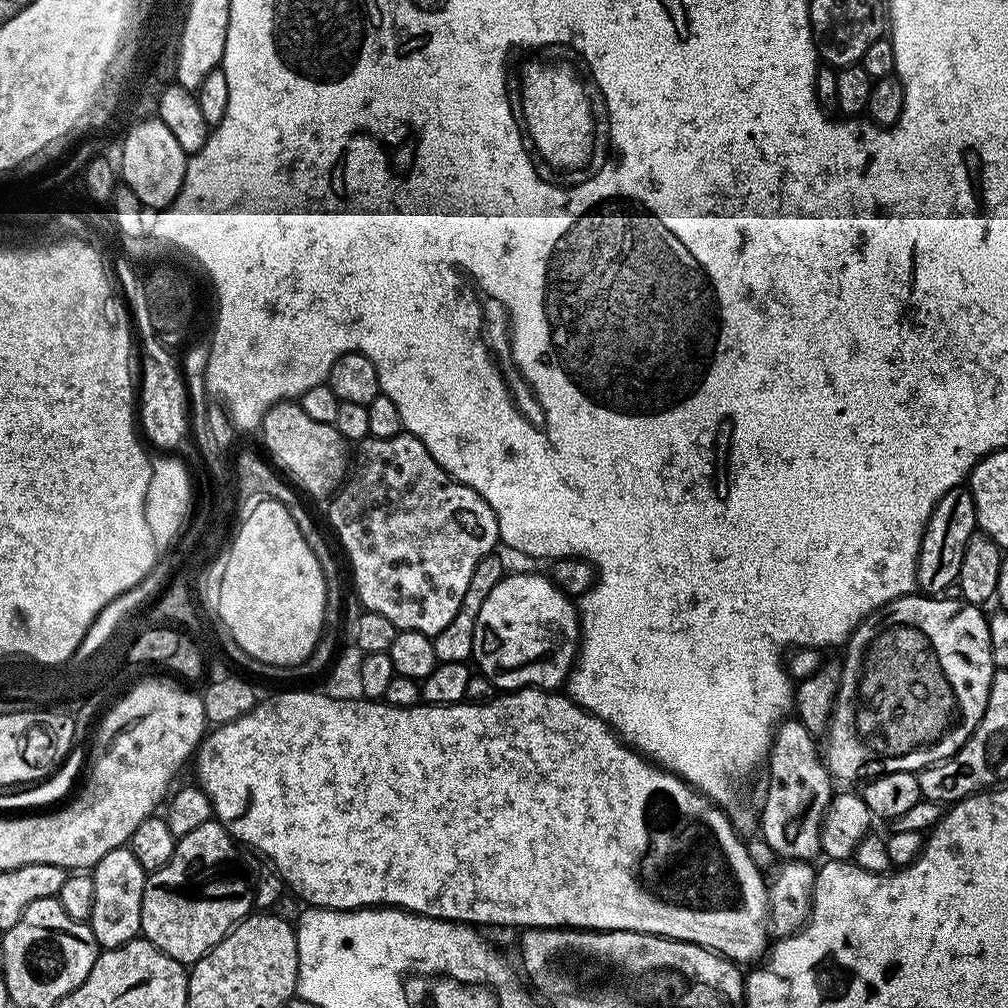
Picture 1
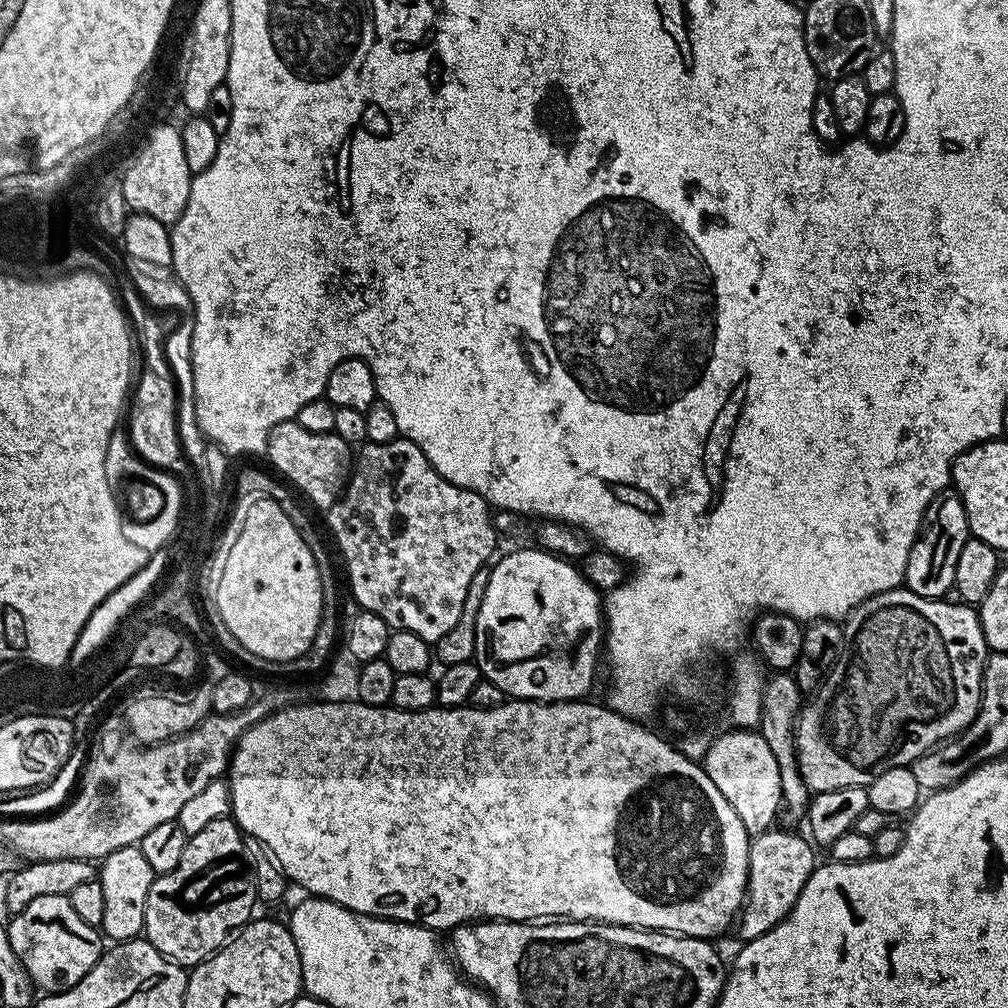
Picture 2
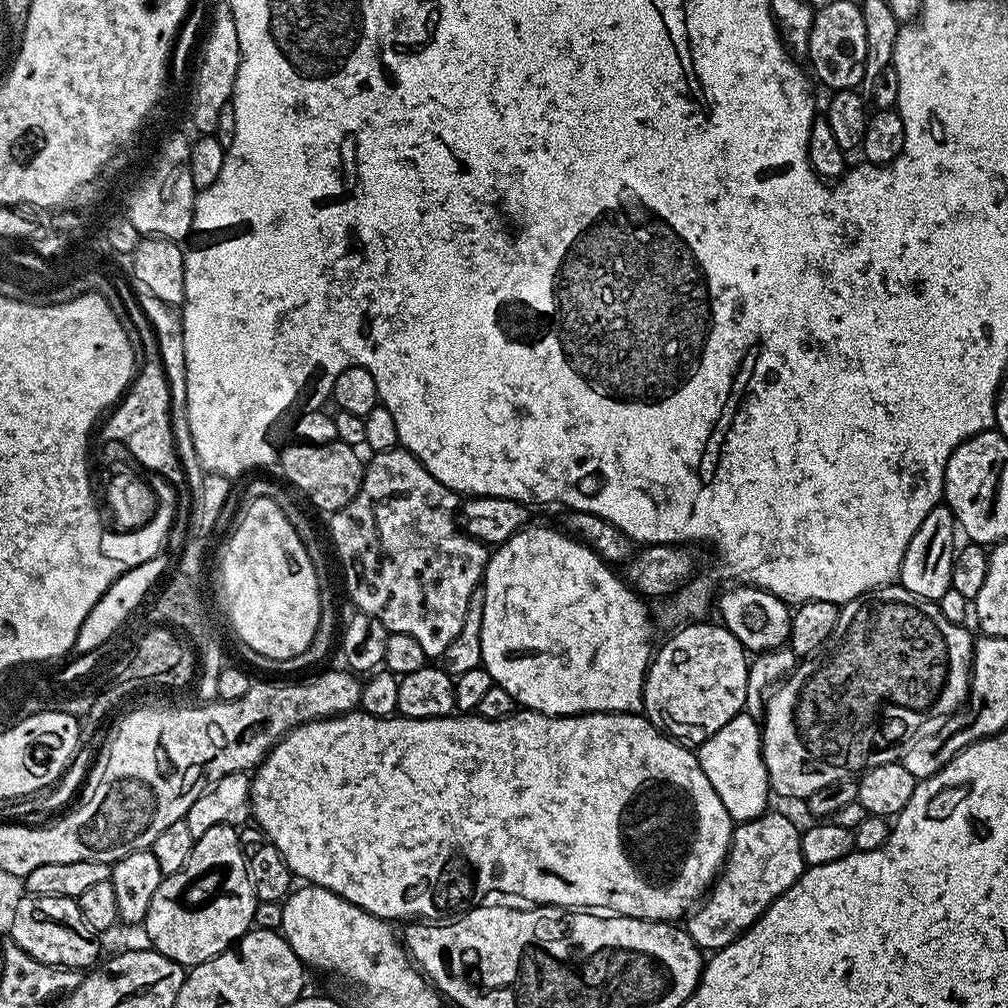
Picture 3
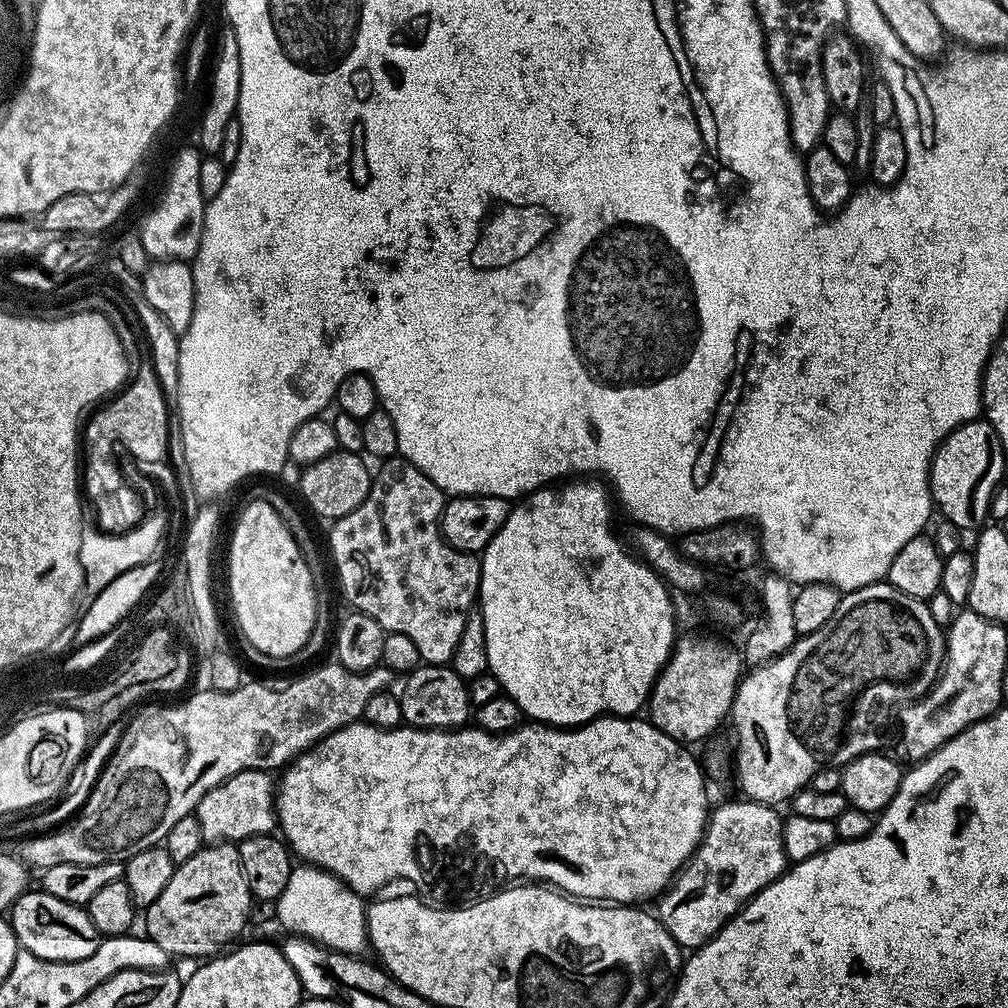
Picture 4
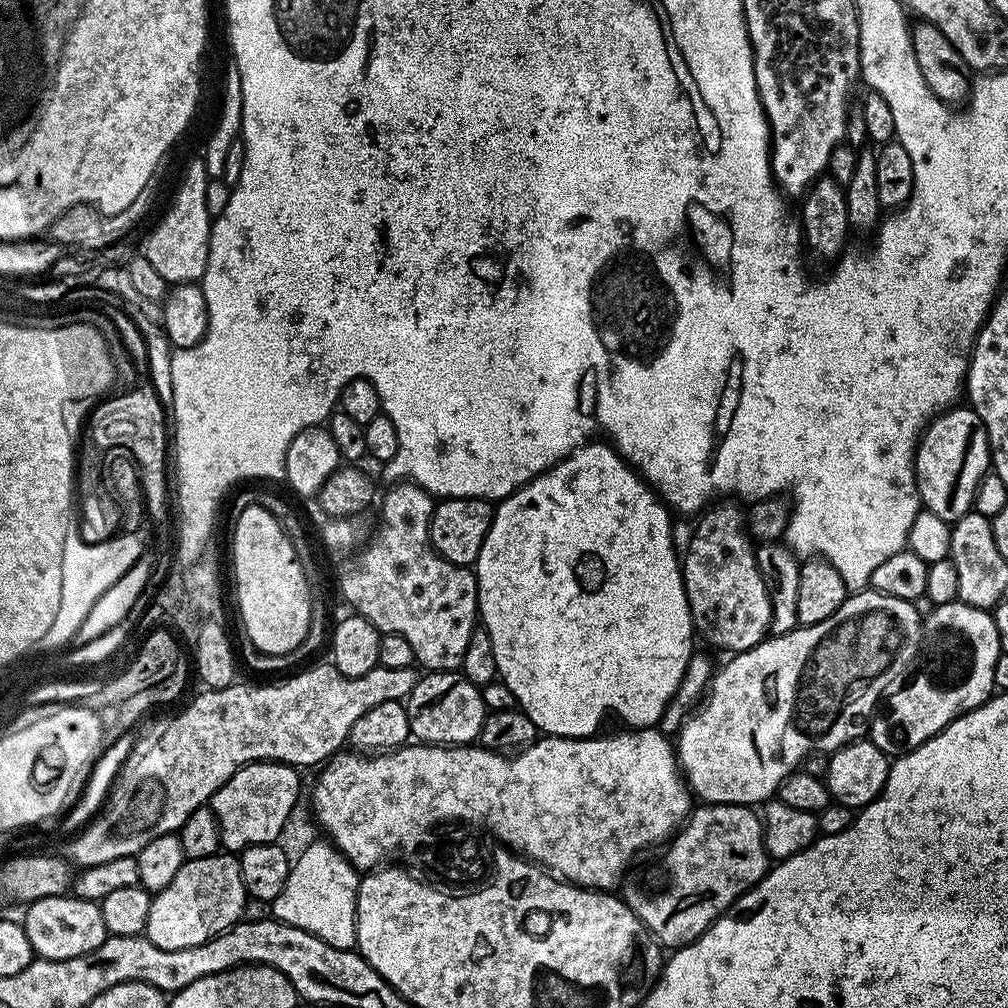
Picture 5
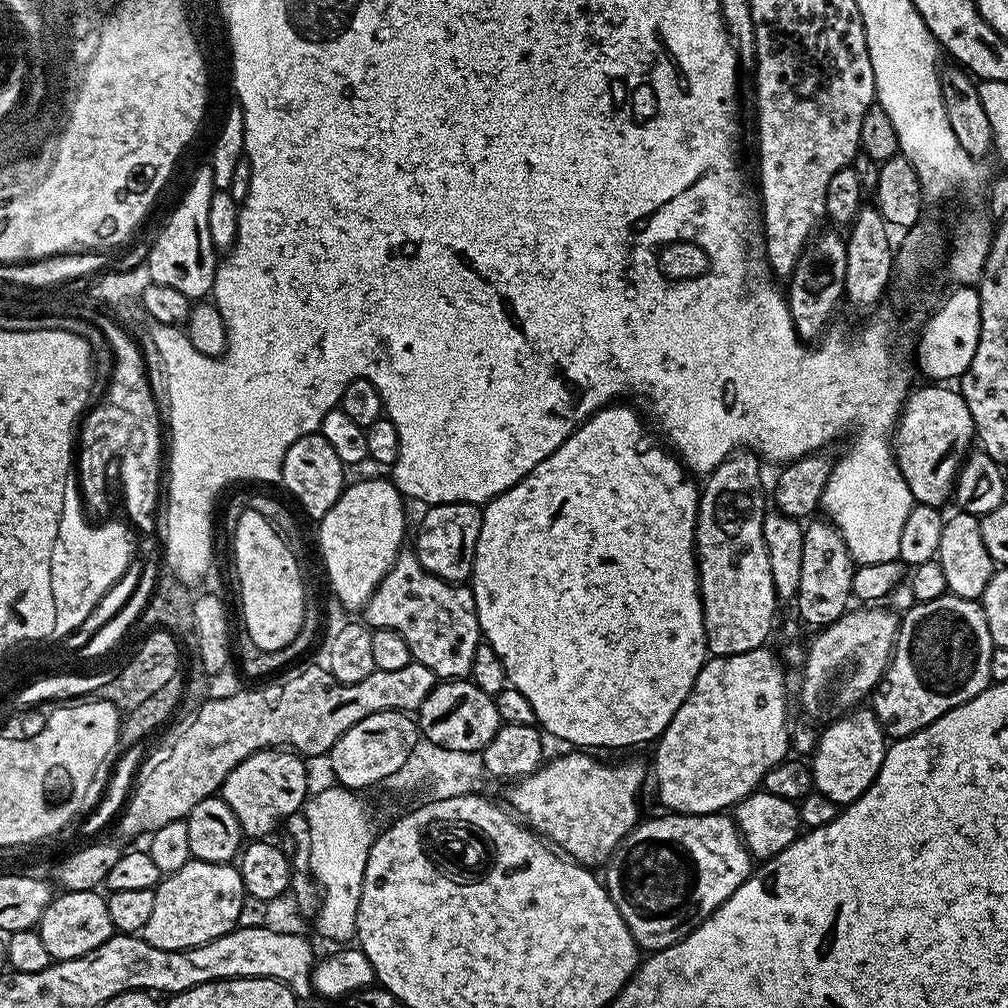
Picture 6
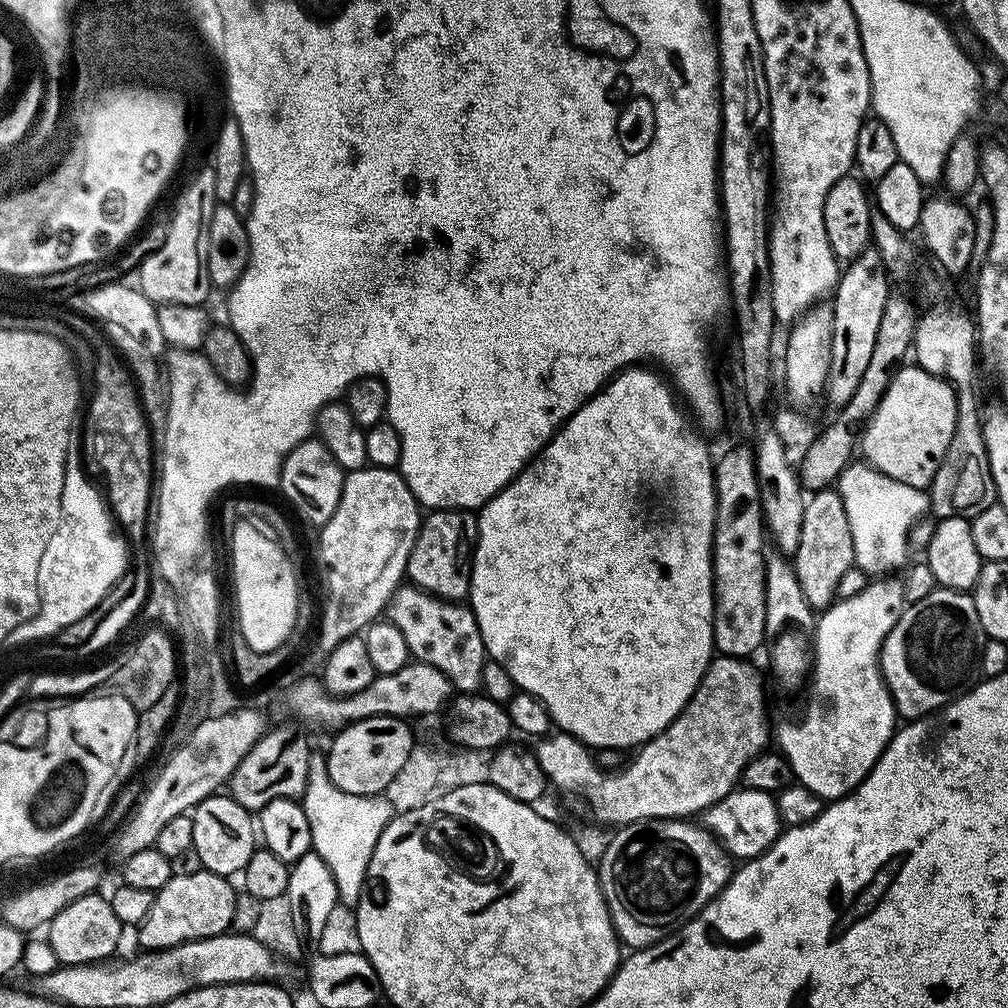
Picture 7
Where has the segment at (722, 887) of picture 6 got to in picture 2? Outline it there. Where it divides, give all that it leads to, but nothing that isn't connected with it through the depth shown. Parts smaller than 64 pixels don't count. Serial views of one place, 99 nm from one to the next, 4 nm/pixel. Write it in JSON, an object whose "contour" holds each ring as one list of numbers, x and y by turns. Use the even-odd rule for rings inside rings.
{"contour":[[779,826,761,836,751,837,748,846,748,889,744,891,744,902,740,905,738,919,734,924,734,932,741,936,741,941,747,942,774,930,774,926,778,926,778,922,782,922,790,914,794,902,798,902,802,886,806,886,810,874,818,866,817,849,804,836,803,838,796,832,783,832]]}

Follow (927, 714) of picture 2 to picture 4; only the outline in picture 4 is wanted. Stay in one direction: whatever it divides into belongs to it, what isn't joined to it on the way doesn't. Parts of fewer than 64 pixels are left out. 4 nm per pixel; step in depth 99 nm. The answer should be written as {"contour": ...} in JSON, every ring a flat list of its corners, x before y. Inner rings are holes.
{"contour":[[887,582,878,584,867,584,864,588,859,588,853,592,846,592,841,595,838,610,834,610,834,618,822,626,822,630,812,632,808,636,800,636,790,646,788,652,783,652,778,659,772,660,768,664,763,664,761,668,751,669,741,679,737,686,736,696,730,713,730,723,736,731,736,758,734,754,734,772,740,779,740,788,745,797,749,800,757,800,760,804,771,804,780,806,780,803,791,801,793,796,797,796,801,790,811,785,817,771,820,768,840,768,849,764,854,758,864,756,868,752,877,751,880,745,880,731,884,728,884,715,897,706,903,706,911,701,919,700,932,689,937,678,940,676,940,669,944,666,946,655,946,632,938,621,932,617,929,605,923,600,915,600,912,596,907,596,902,590,892,587]]}

